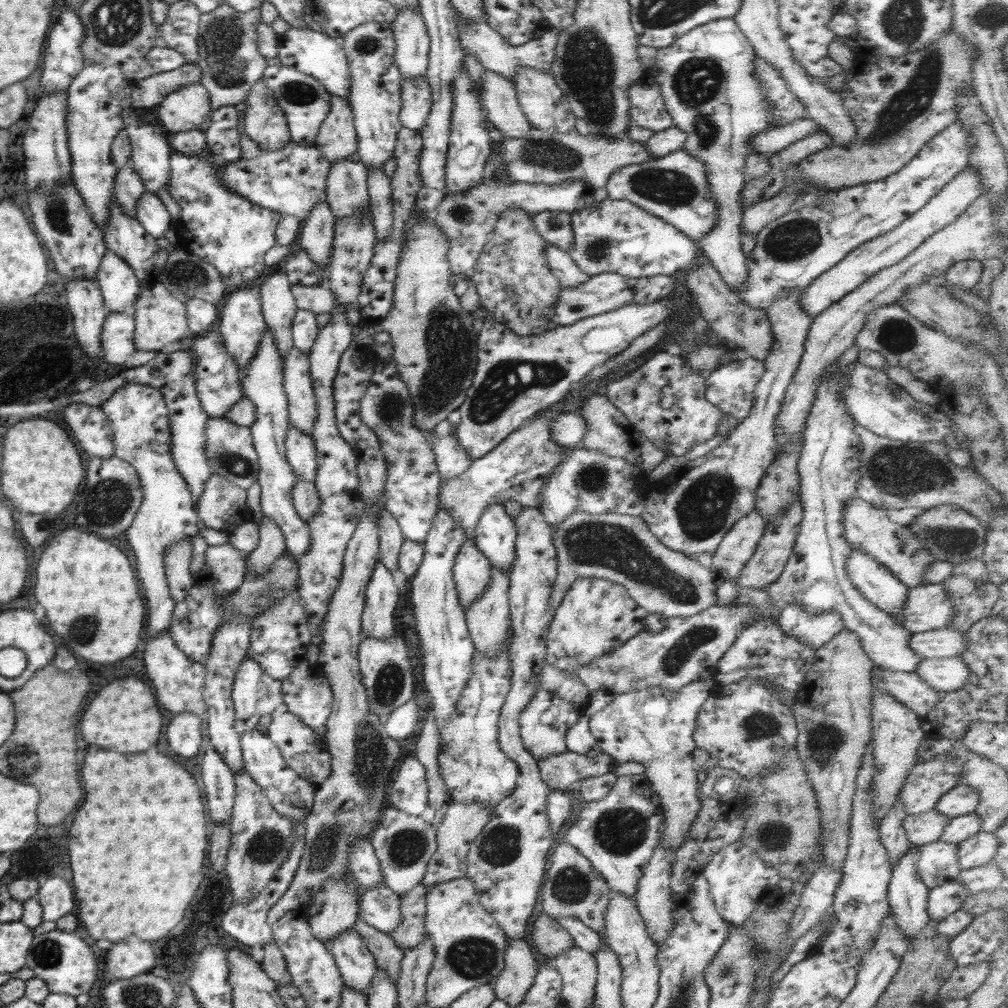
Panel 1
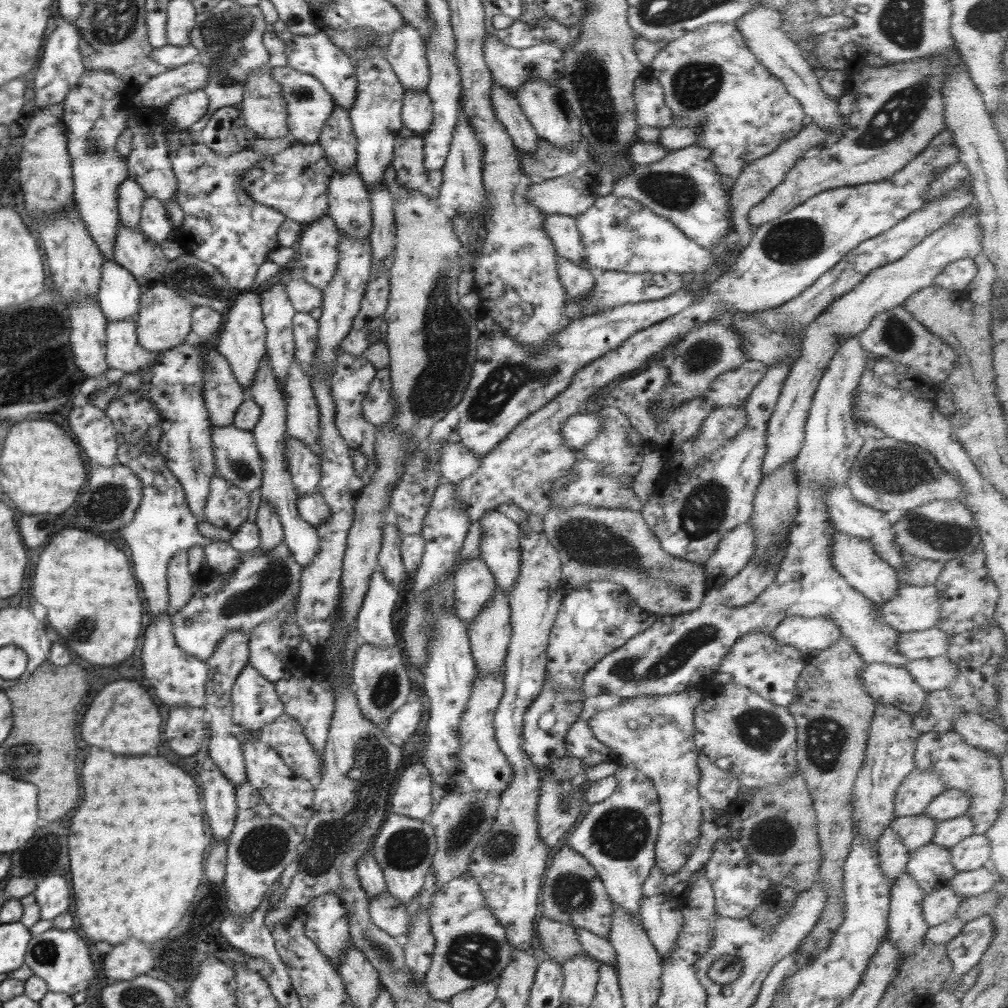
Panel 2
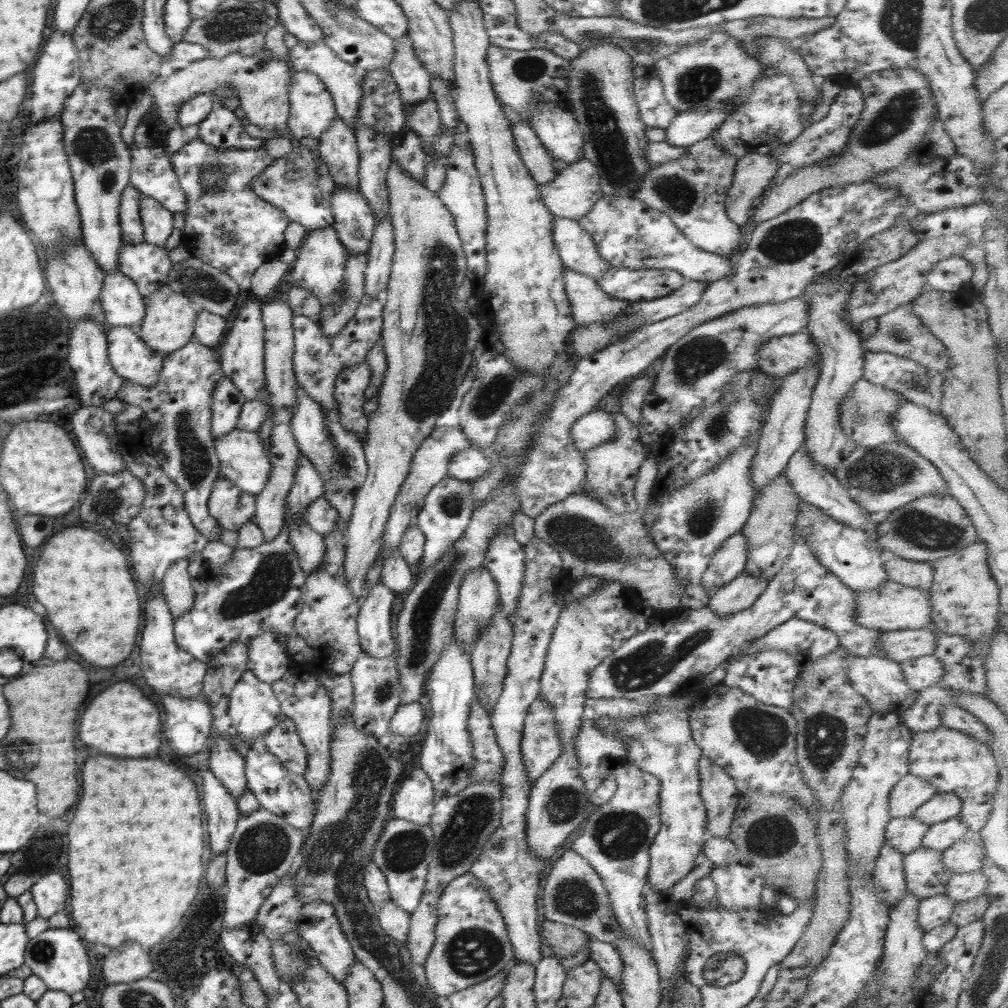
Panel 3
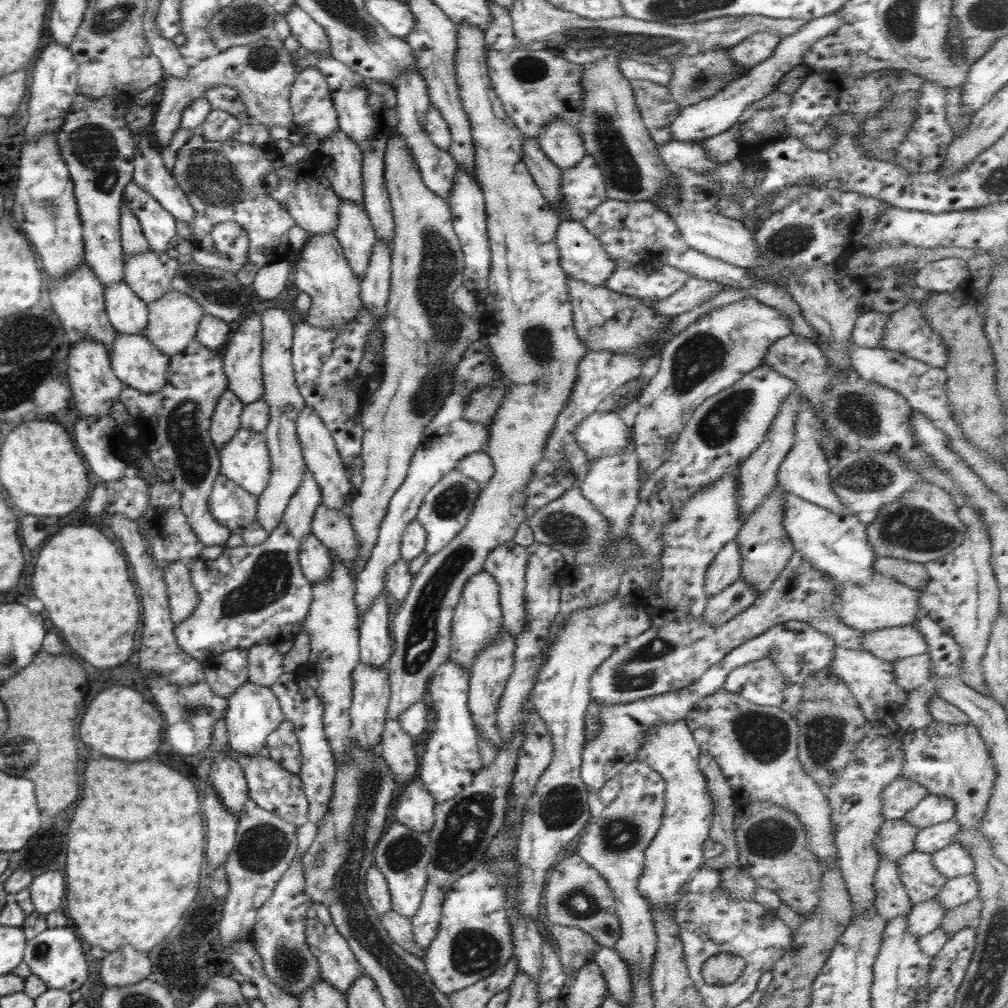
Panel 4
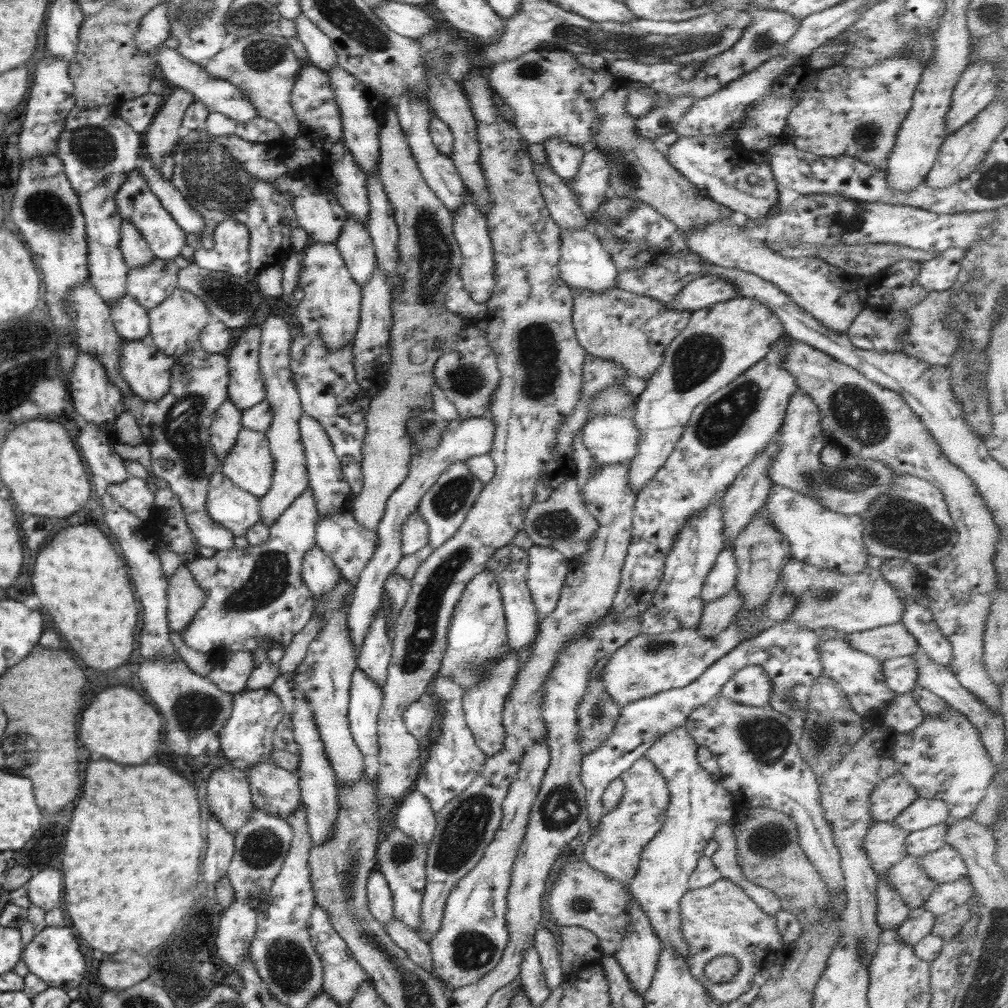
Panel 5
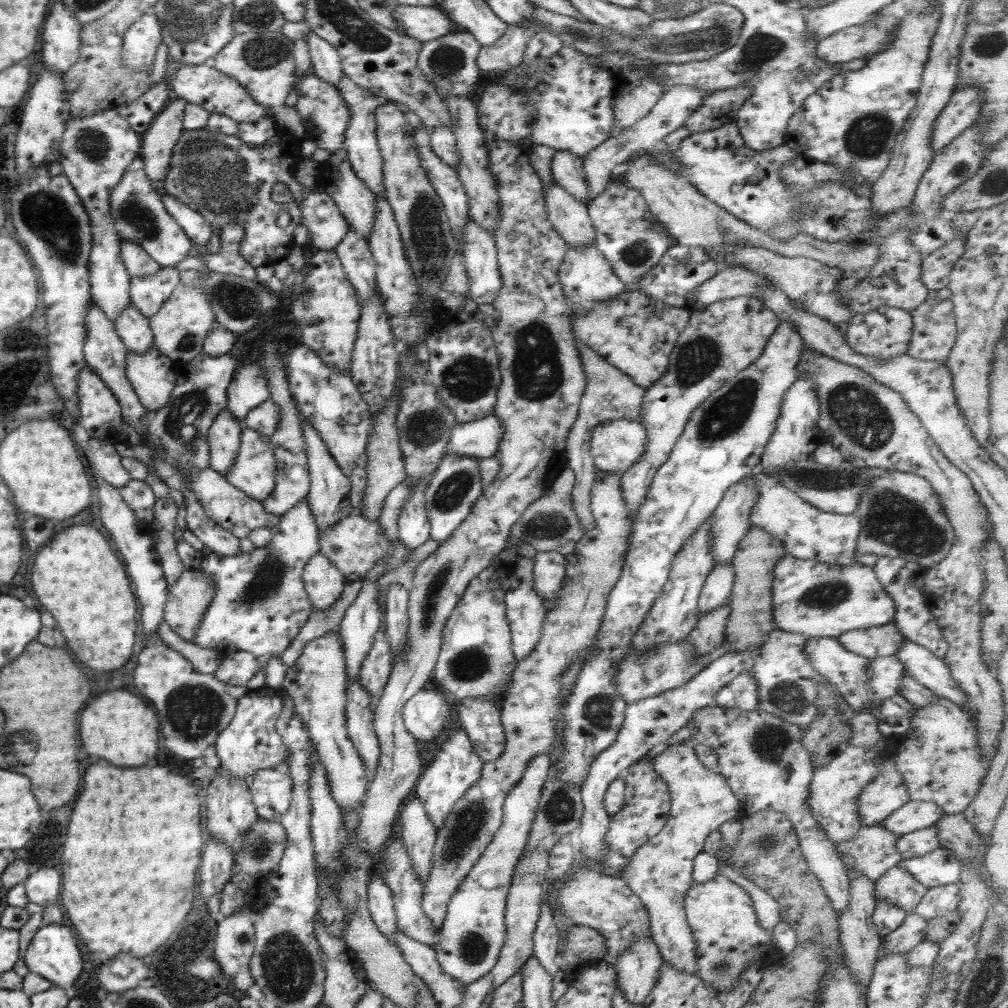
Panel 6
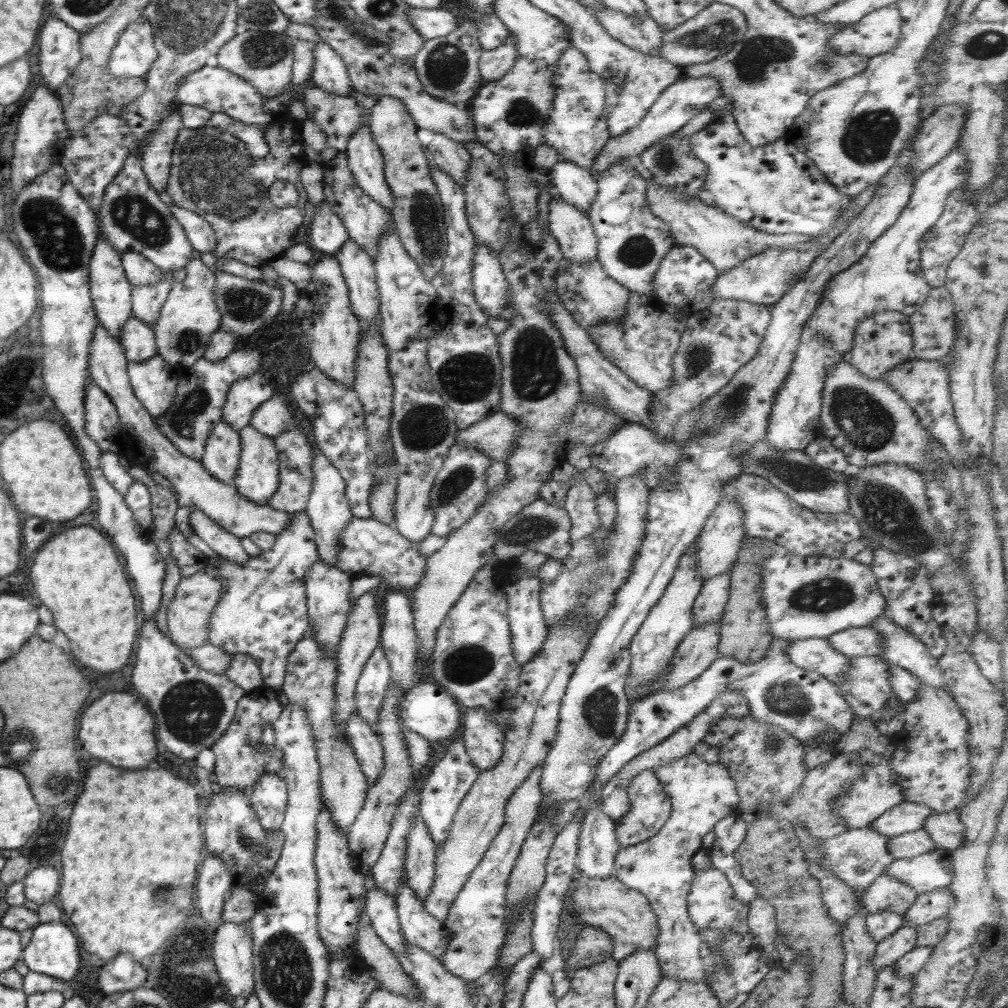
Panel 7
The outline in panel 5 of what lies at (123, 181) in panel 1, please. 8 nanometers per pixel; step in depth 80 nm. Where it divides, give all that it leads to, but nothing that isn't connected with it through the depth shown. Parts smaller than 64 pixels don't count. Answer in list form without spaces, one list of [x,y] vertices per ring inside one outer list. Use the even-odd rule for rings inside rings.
[[[122,221],[120,251],[129,269],[144,267],[155,258],[140,231],[130,221]]]

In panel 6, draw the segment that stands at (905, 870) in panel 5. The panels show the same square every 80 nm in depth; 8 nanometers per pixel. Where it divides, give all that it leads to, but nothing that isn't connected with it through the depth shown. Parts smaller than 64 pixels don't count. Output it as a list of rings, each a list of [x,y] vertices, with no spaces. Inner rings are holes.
[[[896,865],[875,880],[875,900],[885,900],[902,910],[914,911],[928,889]]]

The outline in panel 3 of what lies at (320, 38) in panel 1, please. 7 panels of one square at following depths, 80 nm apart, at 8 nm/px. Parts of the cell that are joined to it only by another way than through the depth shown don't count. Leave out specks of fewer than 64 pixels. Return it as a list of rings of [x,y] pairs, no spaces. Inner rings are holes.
[[[300,40],[296,46],[287,50],[286,62],[294,71],[308,71],[317,74],[332,95],[337,116],[354,130],[357,126],[357,116],[359,116],[359,106],[363,95],[364,76],[361,71],[338,58],[336,53],[324,42],[313,44],[313,42]]]

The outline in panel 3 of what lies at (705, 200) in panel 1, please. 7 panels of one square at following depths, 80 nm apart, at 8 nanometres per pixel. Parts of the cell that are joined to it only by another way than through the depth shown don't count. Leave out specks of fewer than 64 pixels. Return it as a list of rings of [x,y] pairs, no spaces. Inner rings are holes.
[[[710,137],[687,147],[678,160],[654,165],[633,194],[645,206],[664,212],[674,225],[701,250],[731,256],[740,248],[741,230],[726,215],[726,198],[737,173],[737,160]]]

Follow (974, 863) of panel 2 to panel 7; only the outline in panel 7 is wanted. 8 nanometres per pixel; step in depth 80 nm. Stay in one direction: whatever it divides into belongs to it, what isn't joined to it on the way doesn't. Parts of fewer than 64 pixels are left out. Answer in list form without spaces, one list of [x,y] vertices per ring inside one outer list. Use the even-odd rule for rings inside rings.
[[[934,848],[907,859],[894,859],[883,874],[901,880],[919,894],[946,888],[952,882],[951,851]]]

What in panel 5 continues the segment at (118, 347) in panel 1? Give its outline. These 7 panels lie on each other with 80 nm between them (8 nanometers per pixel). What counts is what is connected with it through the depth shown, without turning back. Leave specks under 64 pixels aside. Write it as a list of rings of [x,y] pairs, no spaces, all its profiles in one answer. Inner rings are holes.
[[[123,341],[119,373],[142,400],[160,400],[171,390],[175,357],[160,351],[151,341]]]

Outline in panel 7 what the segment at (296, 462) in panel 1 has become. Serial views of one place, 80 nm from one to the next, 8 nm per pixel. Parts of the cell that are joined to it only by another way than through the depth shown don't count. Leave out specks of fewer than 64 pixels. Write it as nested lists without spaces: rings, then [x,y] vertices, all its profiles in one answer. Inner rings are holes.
[[[303,510],[290,516],[291,523],[277,535],[274,546],[270,550],[263,550],[258,556],[249,557],[244,564],[240,565],[225,558],[223,563],[210,563],[218,569],[223,585],[220,600],[214,607],[208,623],[208,643],[218,646],[231,655],[249,654],[259,658],[263,684],[279,691],[286,679],[289,654],[297,647],[298,641],[303,638],[310,625],[305,595],[305,576],[313,563],[319,560],[314,529],[307,514]]]

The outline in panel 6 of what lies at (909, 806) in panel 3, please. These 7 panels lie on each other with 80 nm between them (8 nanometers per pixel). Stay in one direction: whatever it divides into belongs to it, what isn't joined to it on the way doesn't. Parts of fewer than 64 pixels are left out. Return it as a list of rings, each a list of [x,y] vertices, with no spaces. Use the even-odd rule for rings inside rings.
[[[888,757],[882,759],[876,778],[863,786],[857,800],[862,825],[884,822],[908,801],[909,792],[901,774]]]

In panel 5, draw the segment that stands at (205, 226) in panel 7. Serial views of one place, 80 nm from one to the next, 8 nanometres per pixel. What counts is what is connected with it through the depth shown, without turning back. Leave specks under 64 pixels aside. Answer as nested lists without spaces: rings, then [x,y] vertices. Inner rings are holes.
[[[143,151],[140,157],[138,170],[148,181],[150,190],[156,195],[161,206],[177,222],[180,229],[187,234],[196,234],[200,236],[200,231],[204,227],[202,216],[190,207],[183,194],[168,180],[162,177],[157,166]]]

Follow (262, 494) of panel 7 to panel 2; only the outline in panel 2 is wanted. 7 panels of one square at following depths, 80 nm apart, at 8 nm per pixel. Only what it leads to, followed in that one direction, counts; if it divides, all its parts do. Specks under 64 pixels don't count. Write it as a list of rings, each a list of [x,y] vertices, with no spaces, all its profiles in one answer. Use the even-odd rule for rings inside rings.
[[[234,425],[211,427],[212,448],[215,458],[217,474],[227,482],[235,485],[247,493],[260,488],[262,483],[263,460],[255,443],[251,431],[240,430]]]

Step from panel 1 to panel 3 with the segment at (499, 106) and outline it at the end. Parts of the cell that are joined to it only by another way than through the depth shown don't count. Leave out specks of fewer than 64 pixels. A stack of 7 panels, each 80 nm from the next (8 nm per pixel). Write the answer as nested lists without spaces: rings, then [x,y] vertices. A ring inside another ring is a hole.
[[[503,106],[503,111],[511,122],[515,143],[519,148],[521,159],[532,178],[539,186],[552,182],[552,179],[557,175],[553,165],[553,158],[536,136],[528,120],[522,118],[507,106]]]

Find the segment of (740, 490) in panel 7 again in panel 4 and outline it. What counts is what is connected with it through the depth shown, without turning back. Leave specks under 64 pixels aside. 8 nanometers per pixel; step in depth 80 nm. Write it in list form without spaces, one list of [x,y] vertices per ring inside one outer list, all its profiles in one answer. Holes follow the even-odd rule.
[[[786,493],[783,527],[793,547],[803,554],[806,562],[840,582],[861,585],[878,573],[873,566],[878,556],[869,543],[865,531],[867,526],[854,515],[837,515],[795,494]]]

